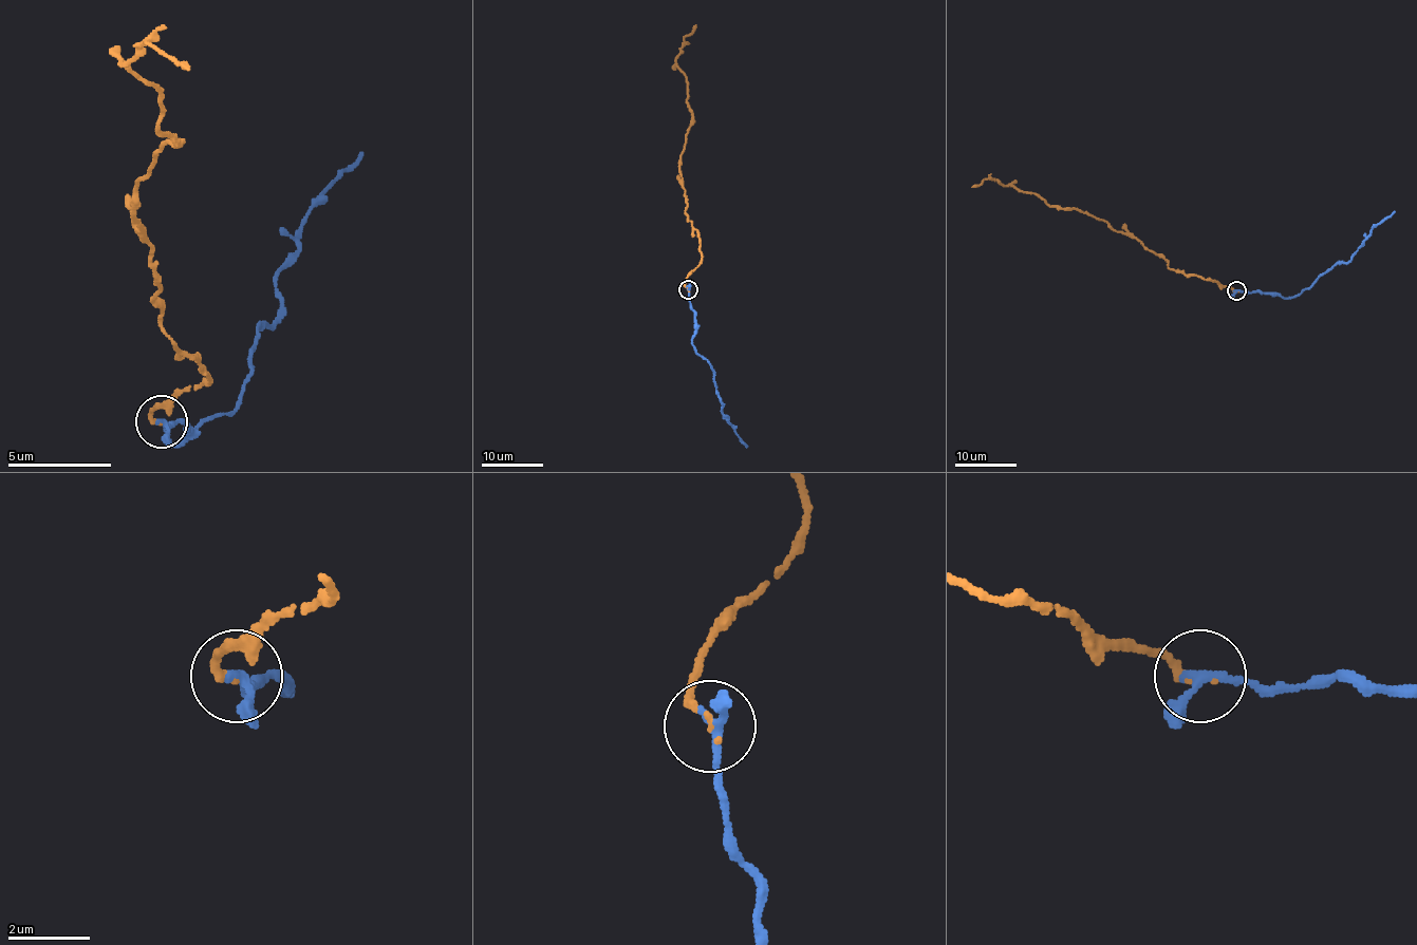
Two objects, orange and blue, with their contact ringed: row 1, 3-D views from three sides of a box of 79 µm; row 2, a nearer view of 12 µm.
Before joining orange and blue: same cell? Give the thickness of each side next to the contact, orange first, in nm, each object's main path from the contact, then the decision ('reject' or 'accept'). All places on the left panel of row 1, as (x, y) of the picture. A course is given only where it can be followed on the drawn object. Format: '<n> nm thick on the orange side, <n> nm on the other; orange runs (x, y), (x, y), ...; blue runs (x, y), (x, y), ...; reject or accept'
170 nm thick on the orange side, 200 nm on the other; orange runs (160, 420), (206, 383), (160, 321), (134, 218), (175, 146), (124, 62), (144, 41), (191, 68); blue runs (160, 420), (186, 431), (175, 446), (238, 404), (258, 326), (279, 312), (274, 275), (300, 218), (362, 151); accept

